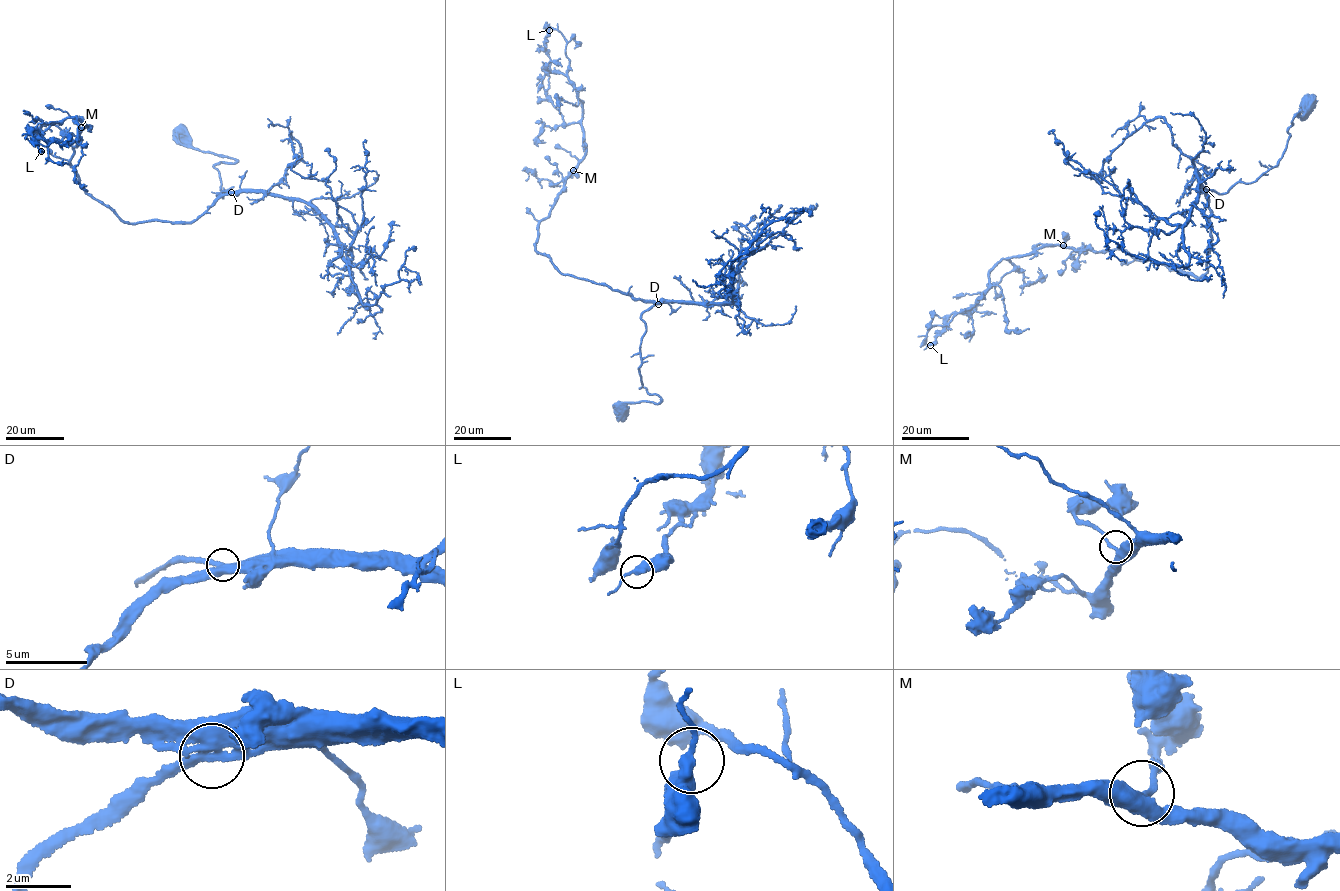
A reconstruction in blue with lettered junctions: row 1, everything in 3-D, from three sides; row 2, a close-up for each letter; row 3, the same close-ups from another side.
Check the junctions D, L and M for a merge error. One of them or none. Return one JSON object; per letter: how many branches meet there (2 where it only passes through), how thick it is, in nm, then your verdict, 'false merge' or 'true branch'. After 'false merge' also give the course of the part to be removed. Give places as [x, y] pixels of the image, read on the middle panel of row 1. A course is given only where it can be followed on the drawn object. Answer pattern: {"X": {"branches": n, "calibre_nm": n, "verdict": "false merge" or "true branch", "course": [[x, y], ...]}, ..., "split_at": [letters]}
{"D": {"branches": 2, "calibre_nm": 400, "verdict": "true branch"}, "L": {"branches": 2, "calibre_nm": 360, "verdict": "true branch"}, "M": {"branches": 2, "calibre_nm": 320, "verdict": "true branch"}, "split_at": []}

